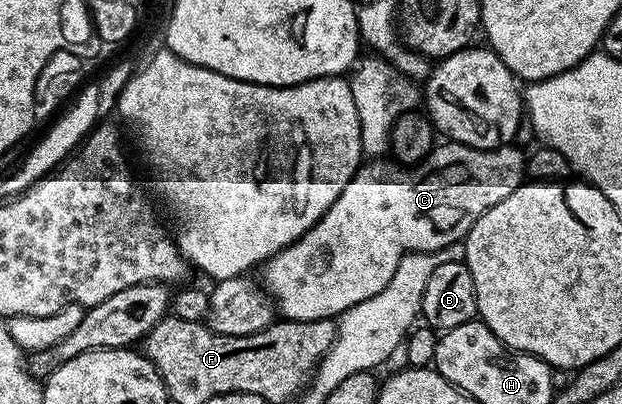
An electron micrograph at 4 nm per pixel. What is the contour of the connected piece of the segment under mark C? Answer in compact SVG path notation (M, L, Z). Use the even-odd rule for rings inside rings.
M447 140L445 143L435 144L434 150L420 162L419 165L403 167L390 159L370 159L359 168L354 178L340 191L336 203L328 207L328 211L315 225L300 239L293 241L288 247L280 250L275 257L269 257L261 266L261 284L267 294L276 302L276 309L288 321L329 321L342 316L344 311L356 307L356 303L364 303L364 299L372 299L372 295L380 295L384 287L388 287L388 279L396 275L396 267L405 253L435 253L438 249L446 249L449 245L457 245L465 238L467 231L496 203L508 199L512 191L519 189L526 177L526 157L520 150L514 149L513 144L500 145L497 149L473 149L467 145L459 145L457 141Z

